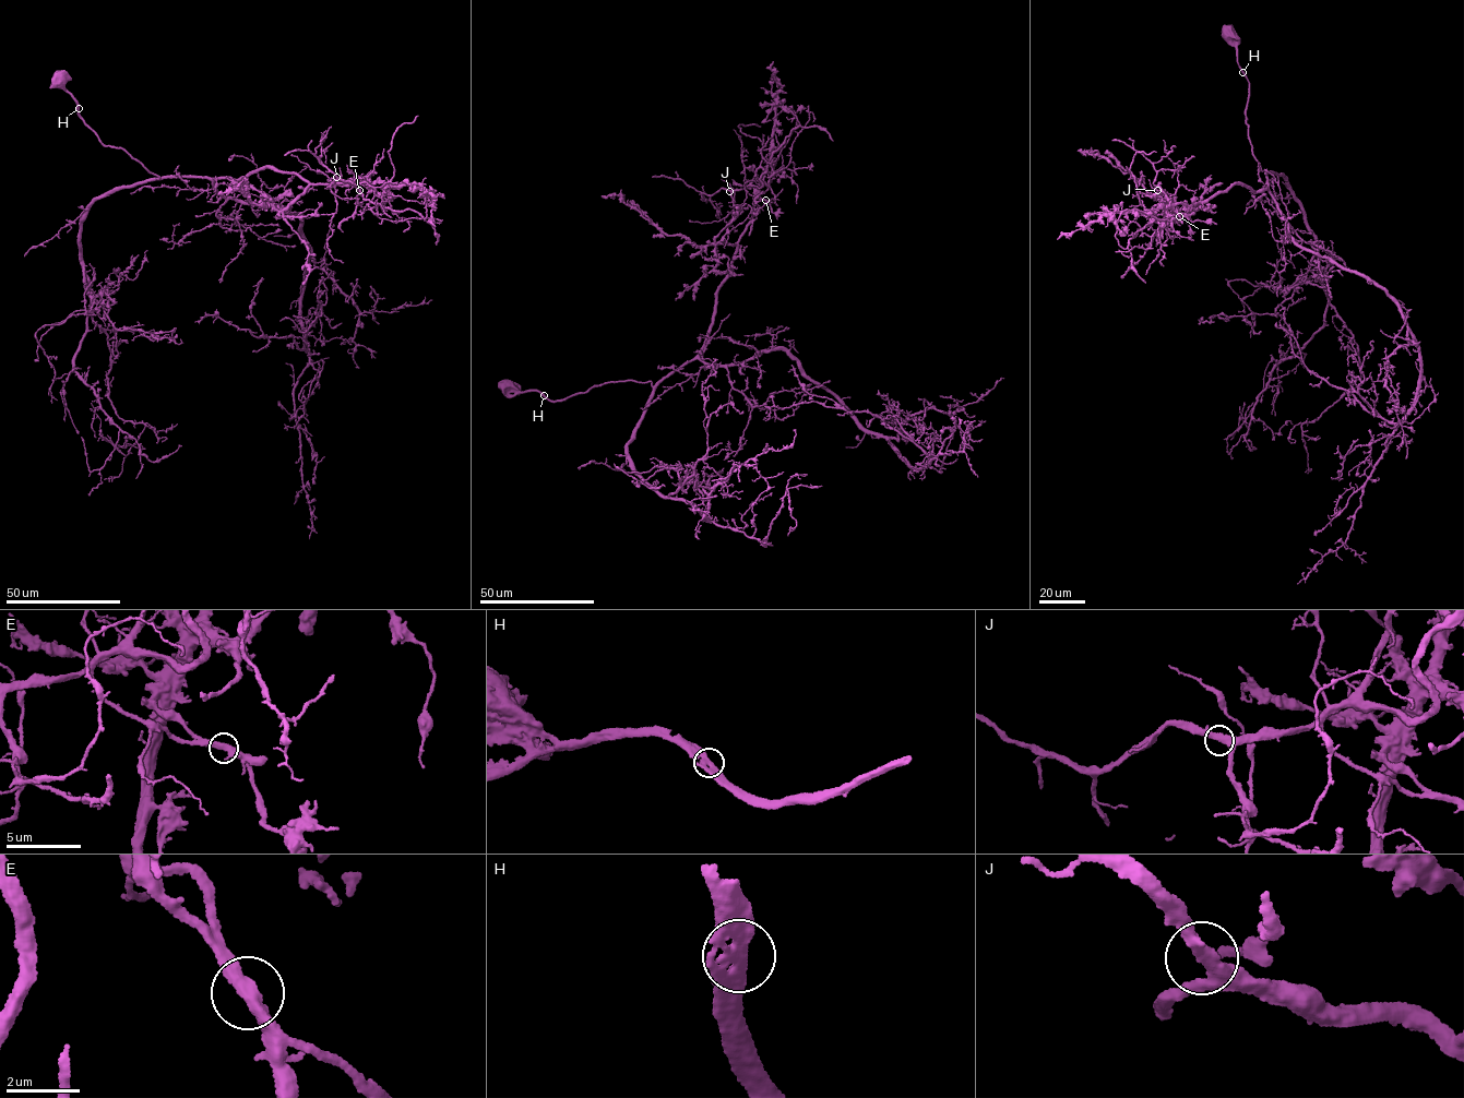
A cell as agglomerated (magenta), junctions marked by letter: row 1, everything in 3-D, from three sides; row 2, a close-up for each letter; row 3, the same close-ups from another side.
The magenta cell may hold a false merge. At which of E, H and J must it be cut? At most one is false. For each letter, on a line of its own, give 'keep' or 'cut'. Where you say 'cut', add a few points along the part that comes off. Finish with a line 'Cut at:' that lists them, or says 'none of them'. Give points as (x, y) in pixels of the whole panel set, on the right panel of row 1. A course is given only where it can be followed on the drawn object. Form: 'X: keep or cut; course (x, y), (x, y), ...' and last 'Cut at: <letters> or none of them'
E: cut; course (1179, 216), (1162, 201), (1163, 219), (1139, 228), (1123, 248), (1116, 237), (1123, 211), (1135, 209), (1193, 240)
H: keep
J: keep
Cut at: E

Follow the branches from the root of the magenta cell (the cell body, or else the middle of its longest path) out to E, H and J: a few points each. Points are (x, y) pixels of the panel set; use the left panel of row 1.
E: (60, 81), (99, 141), (120, 147), (158, 178), (235, 180), (266, 167), (311, 183), (349, 179), (359, 190)
H: (60, 81), (79, 108)
J: (60, 81), (99, 141), (120, 147), (158, 178), (235, 180), (266, 167), (311, 183), (356, 181), (336, 177)

